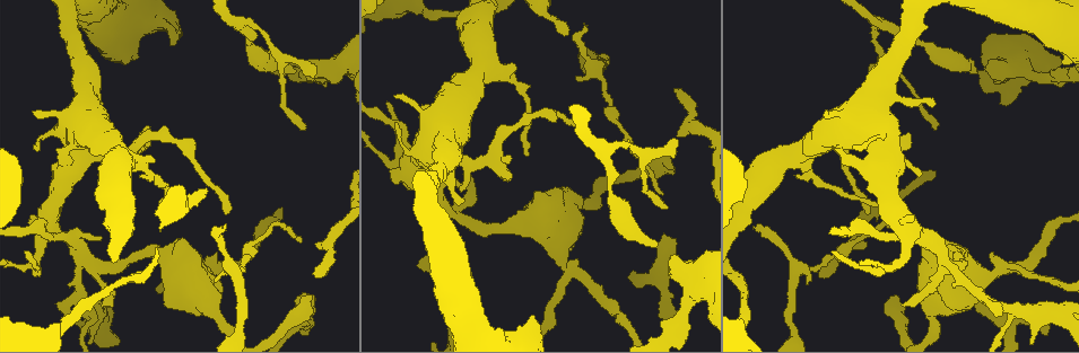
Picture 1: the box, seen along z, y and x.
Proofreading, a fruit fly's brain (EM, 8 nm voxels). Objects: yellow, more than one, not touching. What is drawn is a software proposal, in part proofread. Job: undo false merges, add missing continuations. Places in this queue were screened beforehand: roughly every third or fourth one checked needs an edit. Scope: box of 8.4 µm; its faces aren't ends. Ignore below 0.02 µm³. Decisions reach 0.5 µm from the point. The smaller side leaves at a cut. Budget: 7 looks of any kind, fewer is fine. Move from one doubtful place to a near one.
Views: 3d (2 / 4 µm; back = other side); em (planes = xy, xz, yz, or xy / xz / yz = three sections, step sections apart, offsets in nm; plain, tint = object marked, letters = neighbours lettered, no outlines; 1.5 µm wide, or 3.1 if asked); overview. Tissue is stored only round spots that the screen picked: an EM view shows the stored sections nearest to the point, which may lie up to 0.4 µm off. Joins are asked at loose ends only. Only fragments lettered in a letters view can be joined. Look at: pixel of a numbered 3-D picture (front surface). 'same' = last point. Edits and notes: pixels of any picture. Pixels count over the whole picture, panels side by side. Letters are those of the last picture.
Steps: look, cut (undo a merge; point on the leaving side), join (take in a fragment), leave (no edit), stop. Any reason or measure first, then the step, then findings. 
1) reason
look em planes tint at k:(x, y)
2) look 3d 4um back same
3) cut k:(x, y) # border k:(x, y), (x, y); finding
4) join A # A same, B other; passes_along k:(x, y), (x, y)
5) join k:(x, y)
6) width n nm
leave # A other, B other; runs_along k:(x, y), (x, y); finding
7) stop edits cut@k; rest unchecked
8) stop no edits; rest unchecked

free end
look em yz step 8 letters at 1:(503, 178)

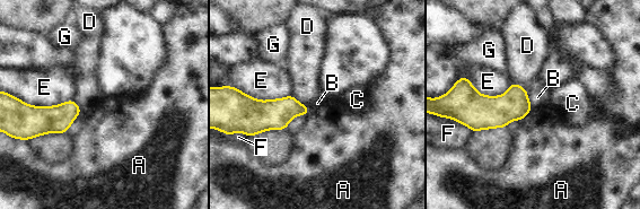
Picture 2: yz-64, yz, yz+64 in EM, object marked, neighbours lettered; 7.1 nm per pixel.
look em planes letters same

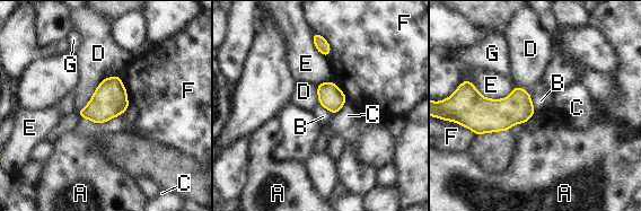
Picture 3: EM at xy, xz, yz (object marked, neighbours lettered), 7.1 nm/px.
leave # A other, B other, C other, D other, E other, F other, G other; border 3:(530, 96), (530, 103), (536, 111); no lettered fragment goes on from it

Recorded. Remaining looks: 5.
three arms meet
look 3d 2um at 1:(212, 266)

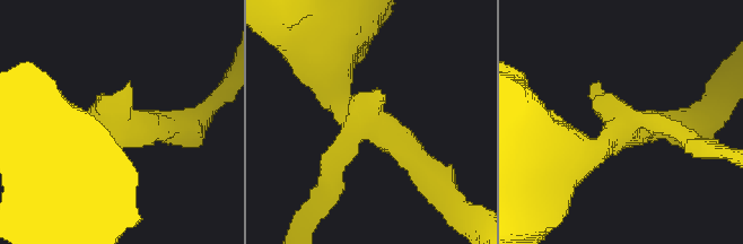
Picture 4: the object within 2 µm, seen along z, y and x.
arms 3; arm_widths 170, 240, 600 nm; need the tissue
look em yz step 4 letters at 4:(617, 127)

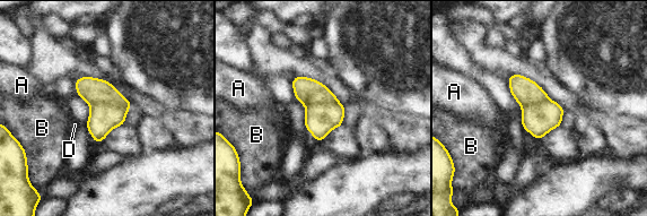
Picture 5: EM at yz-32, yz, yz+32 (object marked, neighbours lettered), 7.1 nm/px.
width 260 nm
cut 5:(103, 118) # A other, B other, D other; a second neuron is stuck on

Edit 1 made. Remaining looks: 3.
redraw
look overview

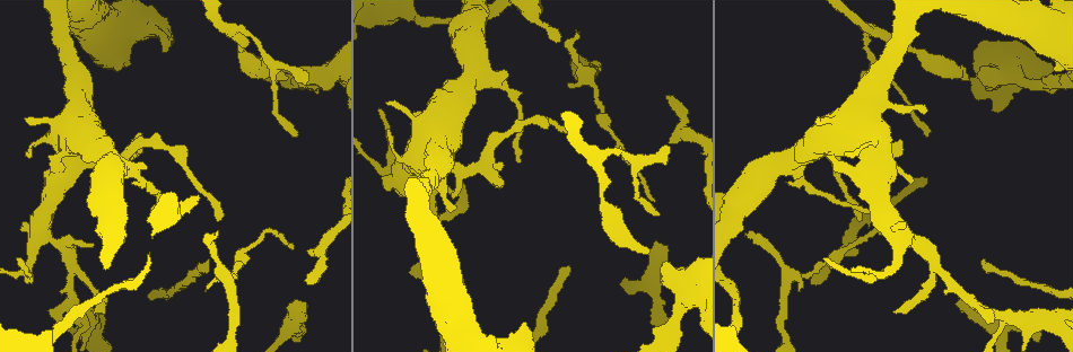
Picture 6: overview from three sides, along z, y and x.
calibre changes
look 3d 4um at 6:(1021, 318)

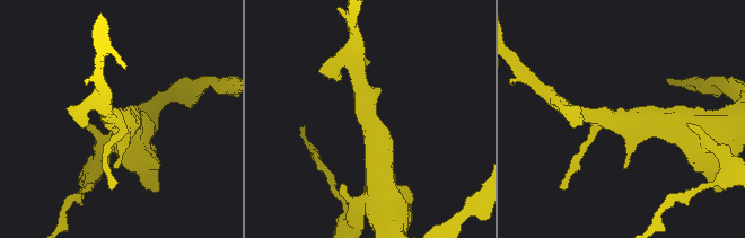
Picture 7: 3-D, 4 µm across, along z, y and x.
need the tissue
look em planes letters at 7:(622, 120)

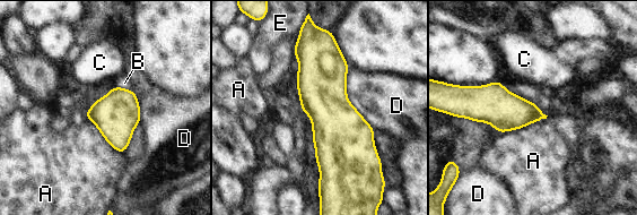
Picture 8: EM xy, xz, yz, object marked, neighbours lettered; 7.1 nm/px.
leave # A other, B other, C other, D other, E other; one neuron here

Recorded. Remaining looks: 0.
stop edits cut@5; rest unchecked

